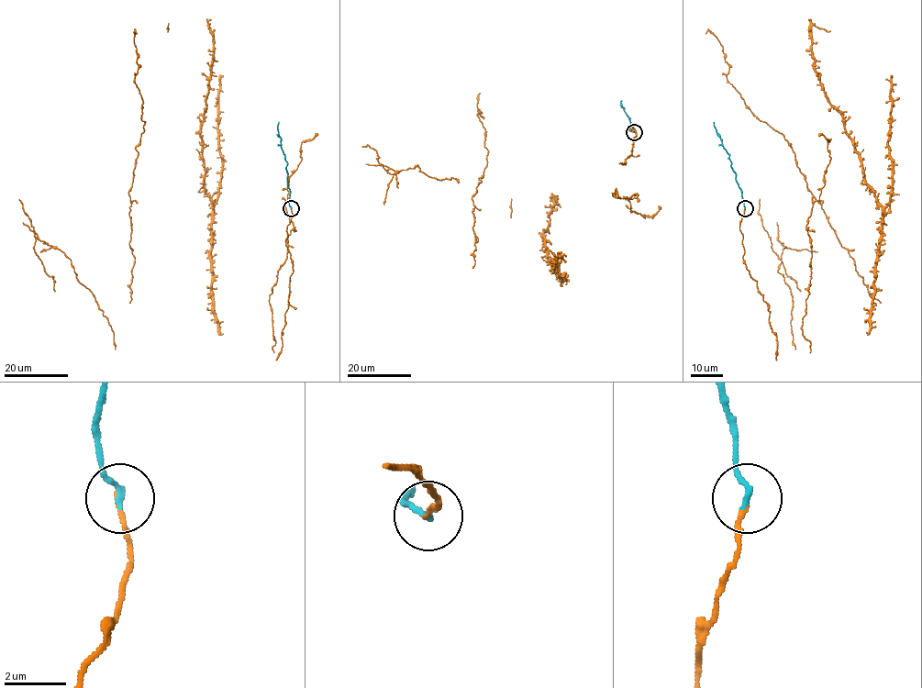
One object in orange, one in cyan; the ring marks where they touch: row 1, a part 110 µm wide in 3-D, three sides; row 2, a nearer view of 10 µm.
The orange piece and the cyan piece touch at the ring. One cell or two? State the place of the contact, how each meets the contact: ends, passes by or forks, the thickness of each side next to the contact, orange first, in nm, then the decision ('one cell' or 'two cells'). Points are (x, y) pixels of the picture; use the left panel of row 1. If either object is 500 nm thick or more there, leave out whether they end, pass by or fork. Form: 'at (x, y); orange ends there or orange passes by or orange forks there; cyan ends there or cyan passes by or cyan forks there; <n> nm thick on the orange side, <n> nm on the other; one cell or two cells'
at (291, 208); orange ends there; cyan ends there; 150 nm thick on the orange side, 200 nm on the other; one cell

